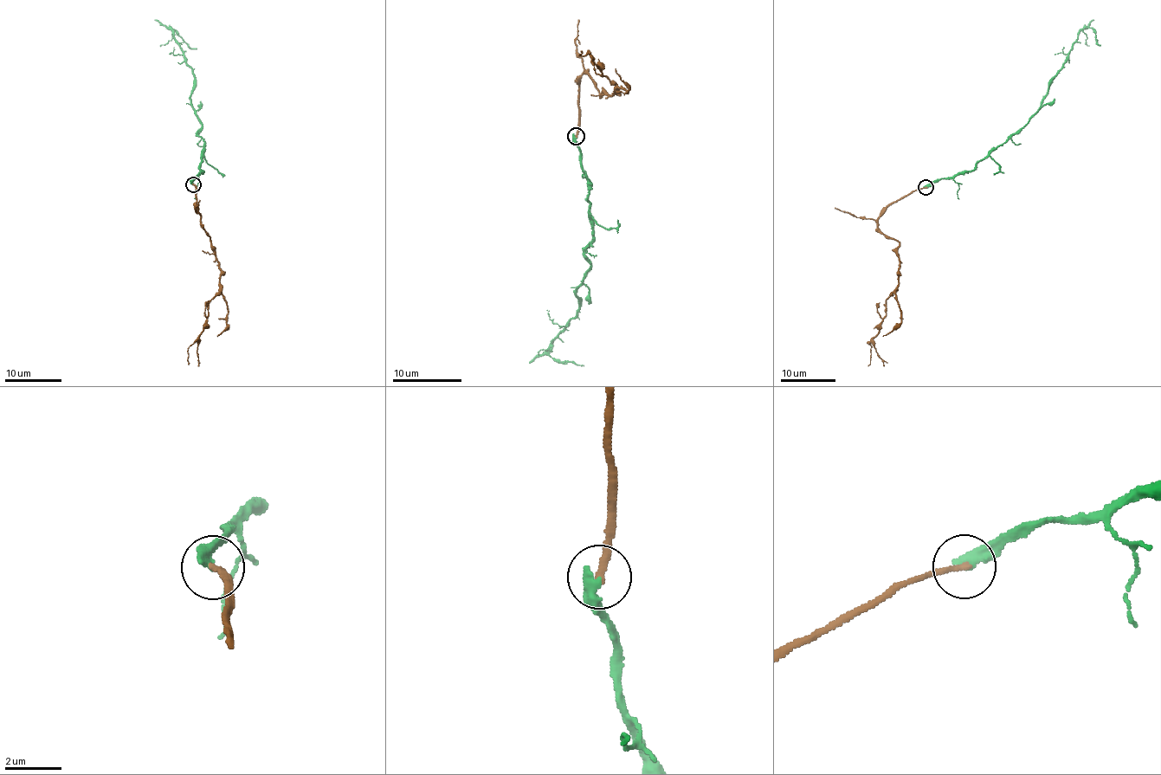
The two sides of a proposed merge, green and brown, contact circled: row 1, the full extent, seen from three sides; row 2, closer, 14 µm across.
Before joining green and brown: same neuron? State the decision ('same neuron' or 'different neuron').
different neuron

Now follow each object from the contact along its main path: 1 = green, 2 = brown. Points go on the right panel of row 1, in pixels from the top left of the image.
1: (925, 188), (970, 172), (1027, 123), (1086, 27), (1101, 45)
2: (925, 188), (893, 201), (878, 219), (899, 242), (898, 289), (869, 342), (867, 366)

